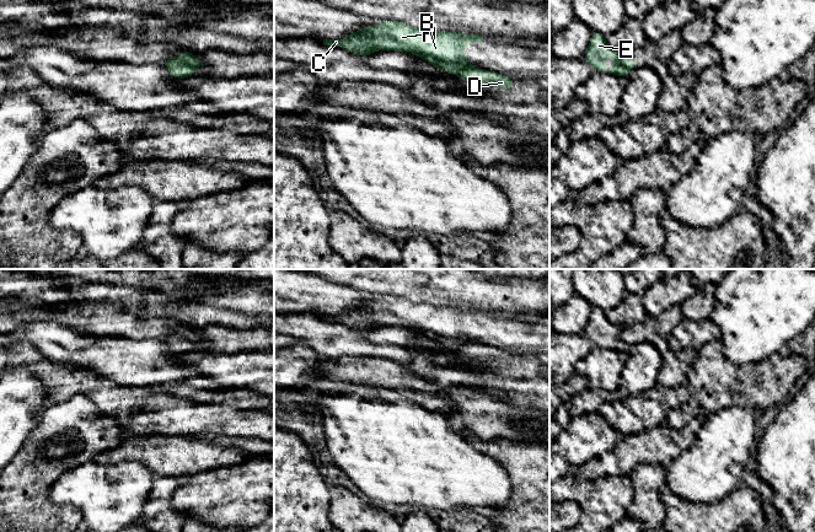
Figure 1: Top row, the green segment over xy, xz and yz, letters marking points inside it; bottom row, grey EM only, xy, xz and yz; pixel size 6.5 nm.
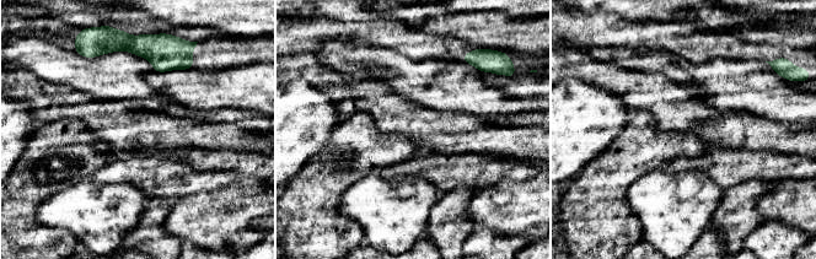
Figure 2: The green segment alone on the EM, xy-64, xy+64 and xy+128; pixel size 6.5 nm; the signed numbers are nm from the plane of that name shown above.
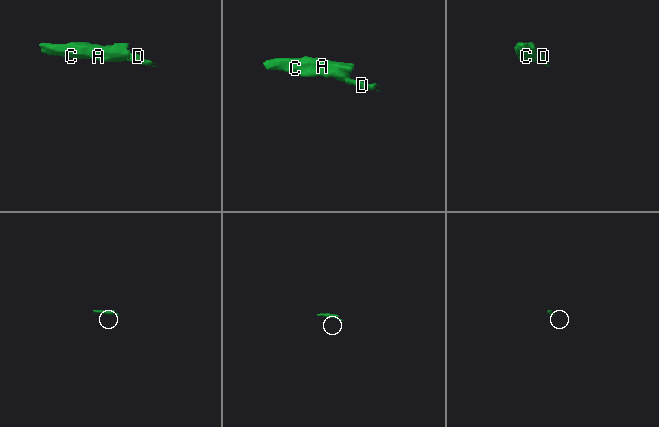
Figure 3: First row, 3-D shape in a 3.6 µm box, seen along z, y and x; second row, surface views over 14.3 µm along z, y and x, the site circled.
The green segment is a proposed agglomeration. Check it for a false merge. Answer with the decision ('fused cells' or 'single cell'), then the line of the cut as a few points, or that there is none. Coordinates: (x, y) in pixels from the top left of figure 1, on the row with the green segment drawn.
fused cells; cut xy (180, 57), (186, 63), (196, 66)

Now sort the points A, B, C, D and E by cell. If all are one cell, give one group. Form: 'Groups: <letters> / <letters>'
Groups: A B C E / D

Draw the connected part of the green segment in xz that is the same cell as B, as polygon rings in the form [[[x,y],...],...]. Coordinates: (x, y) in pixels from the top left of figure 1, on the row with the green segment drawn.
[[[386,20],[379,26],[368,26],[343,39],[323,38],[326,45],[336,45],[349,53],[368,57],[376,50],[407,52],[422,58],[446,74],[459,74],[472,68],[462,54],[470,42],[482,43],[482,36],[413,27],[400,21]]]

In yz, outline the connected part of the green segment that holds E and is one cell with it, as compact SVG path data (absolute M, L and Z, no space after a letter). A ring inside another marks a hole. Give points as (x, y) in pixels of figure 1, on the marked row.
M593 31L591 41L586 48L585 54L584 54L584 60L595 71L599 71L601 74L611 74L611 75L616 75L620 77L628 76L629 71L621 63L621 58L622 57L616 53L616 49L608 45L605 36L602 36L600 32ZM608 50L612 54L612 68L605 70L604 69L604 60L605 60Z

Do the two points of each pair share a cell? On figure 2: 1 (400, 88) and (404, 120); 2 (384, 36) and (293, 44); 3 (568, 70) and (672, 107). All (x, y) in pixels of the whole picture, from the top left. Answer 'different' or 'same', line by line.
1: different
2: same
3: same

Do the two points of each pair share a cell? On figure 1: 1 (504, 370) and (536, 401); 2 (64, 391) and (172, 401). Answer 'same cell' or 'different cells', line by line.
1: same cell
2: same cell

